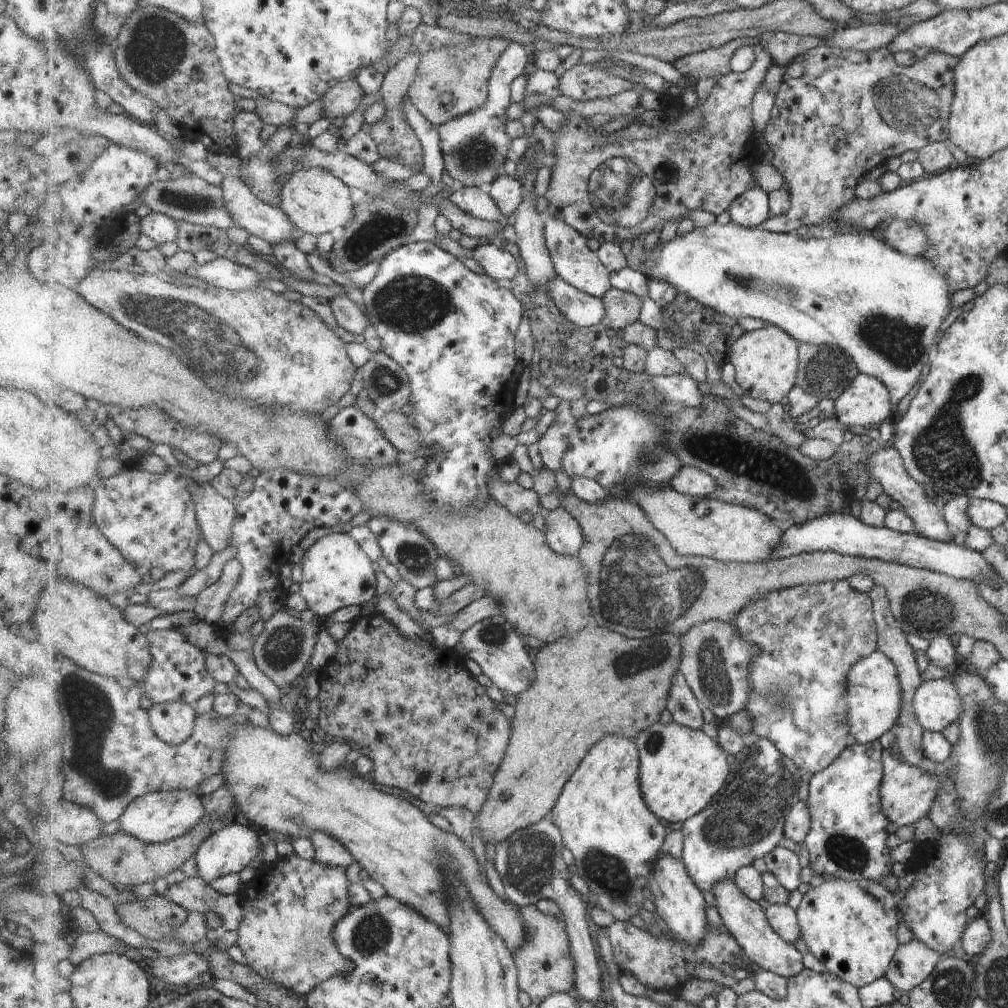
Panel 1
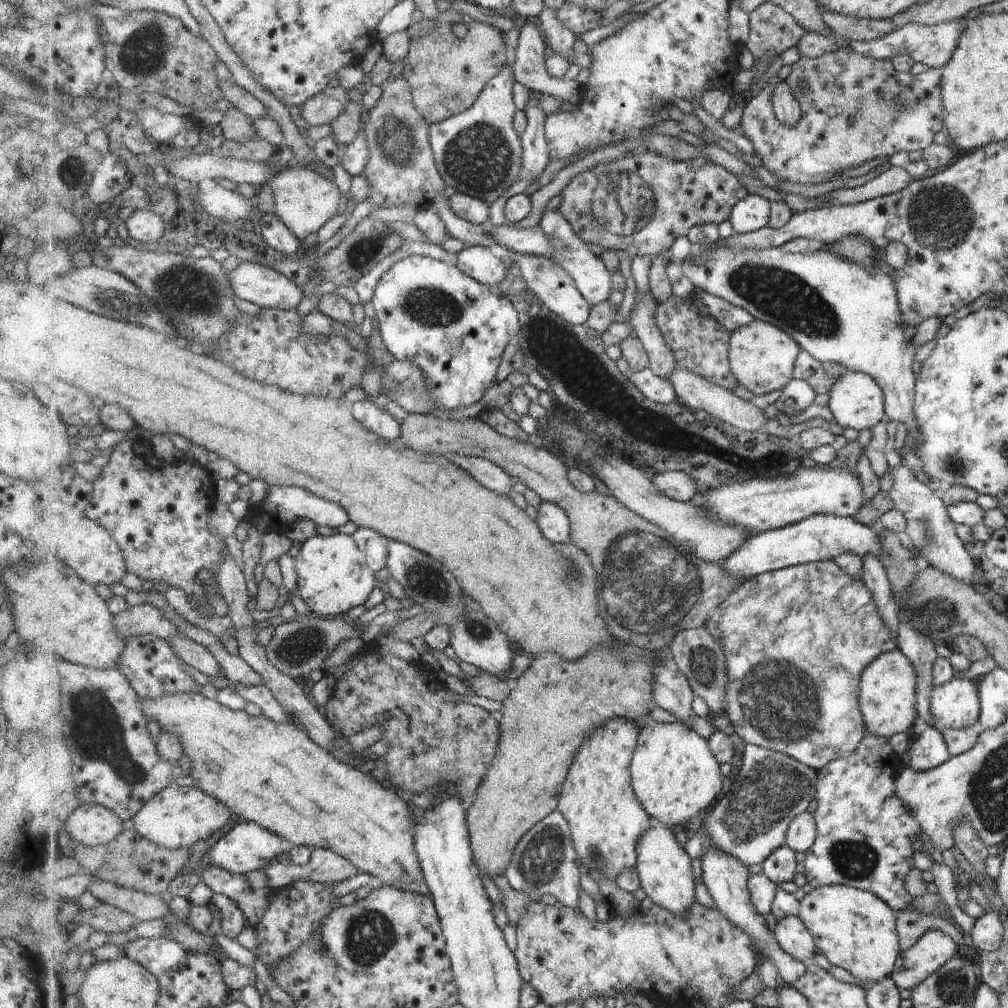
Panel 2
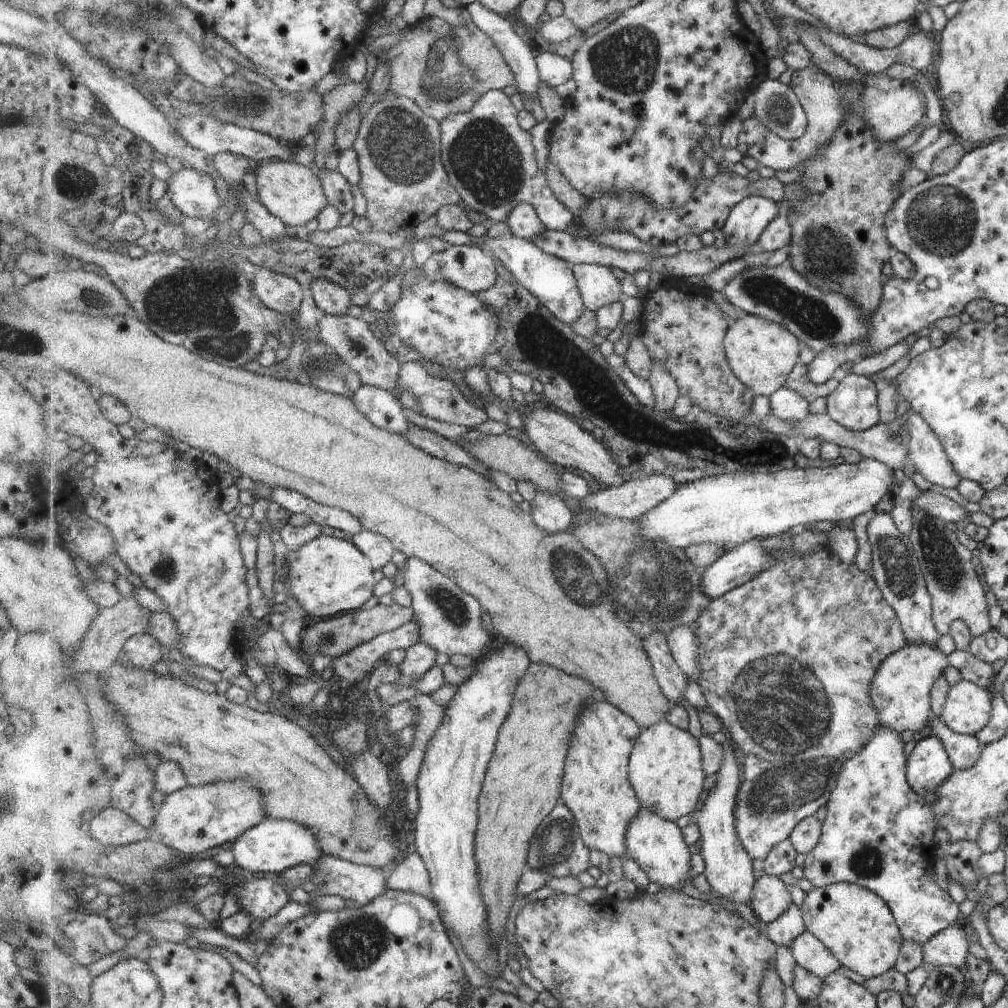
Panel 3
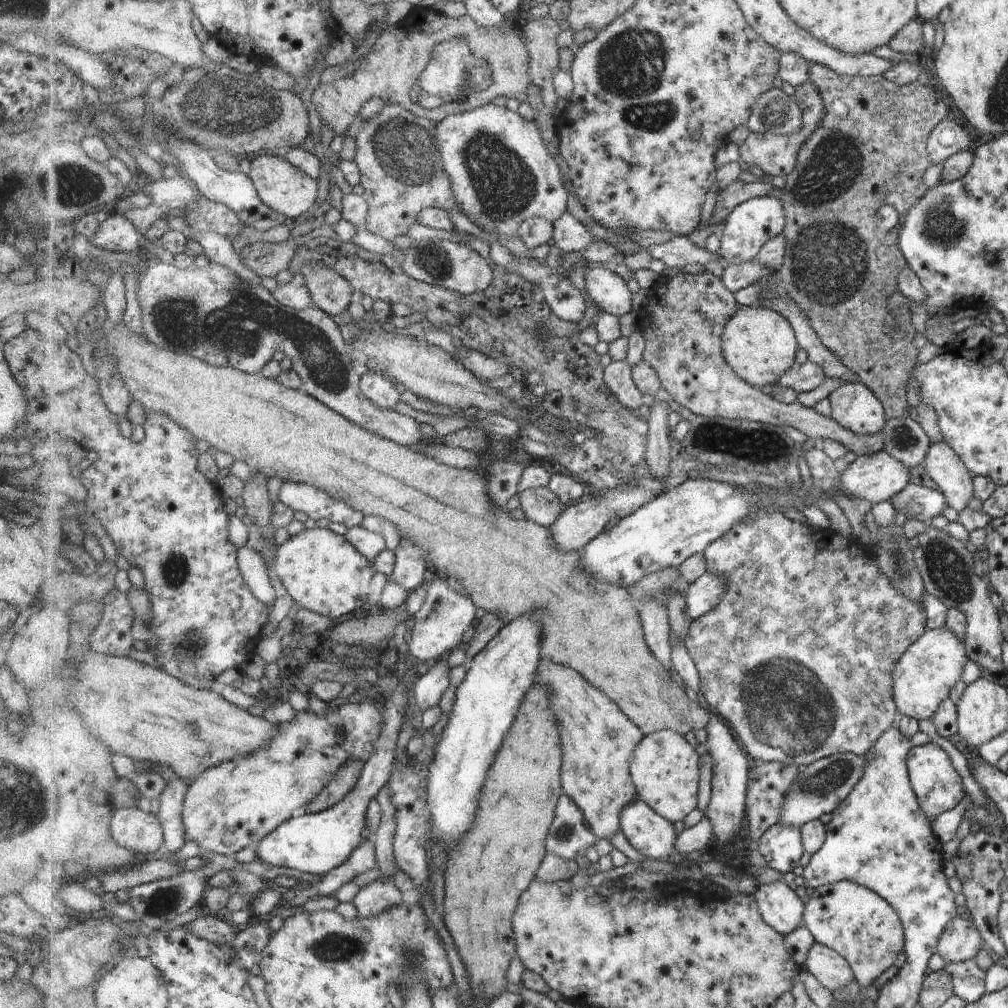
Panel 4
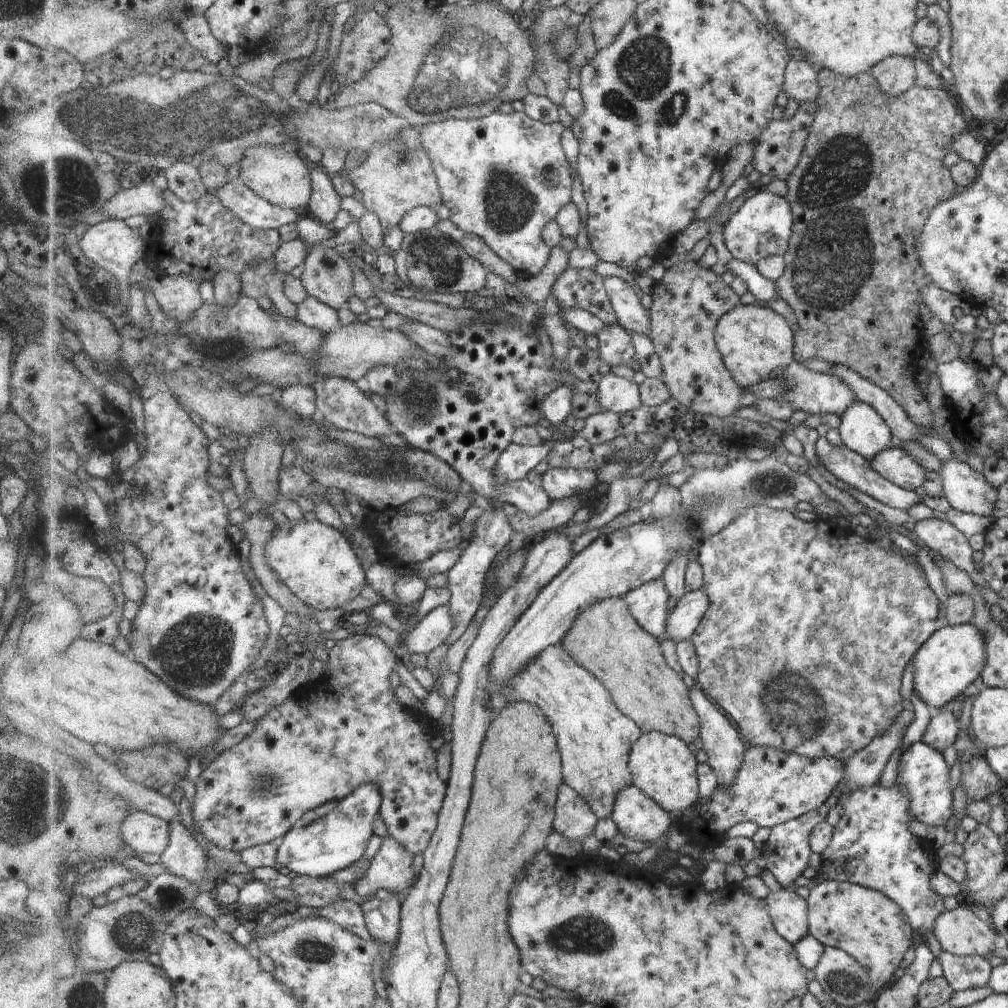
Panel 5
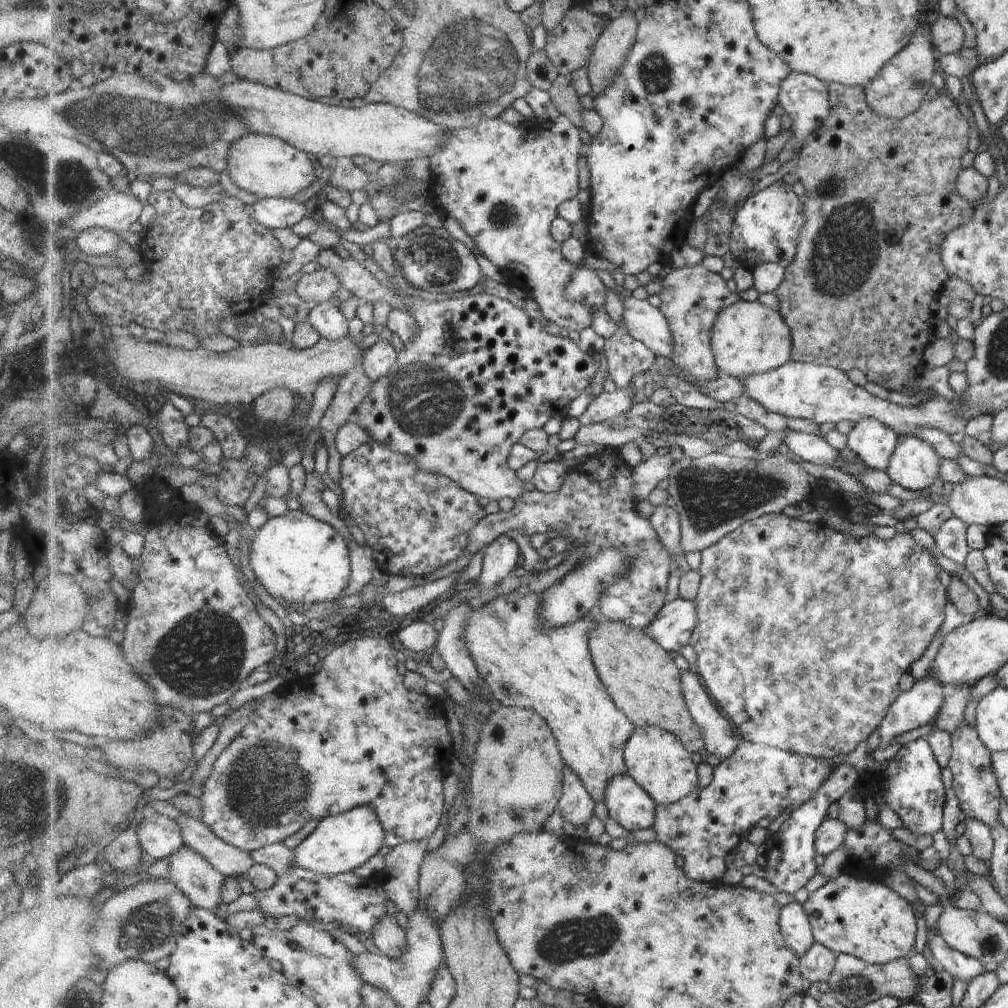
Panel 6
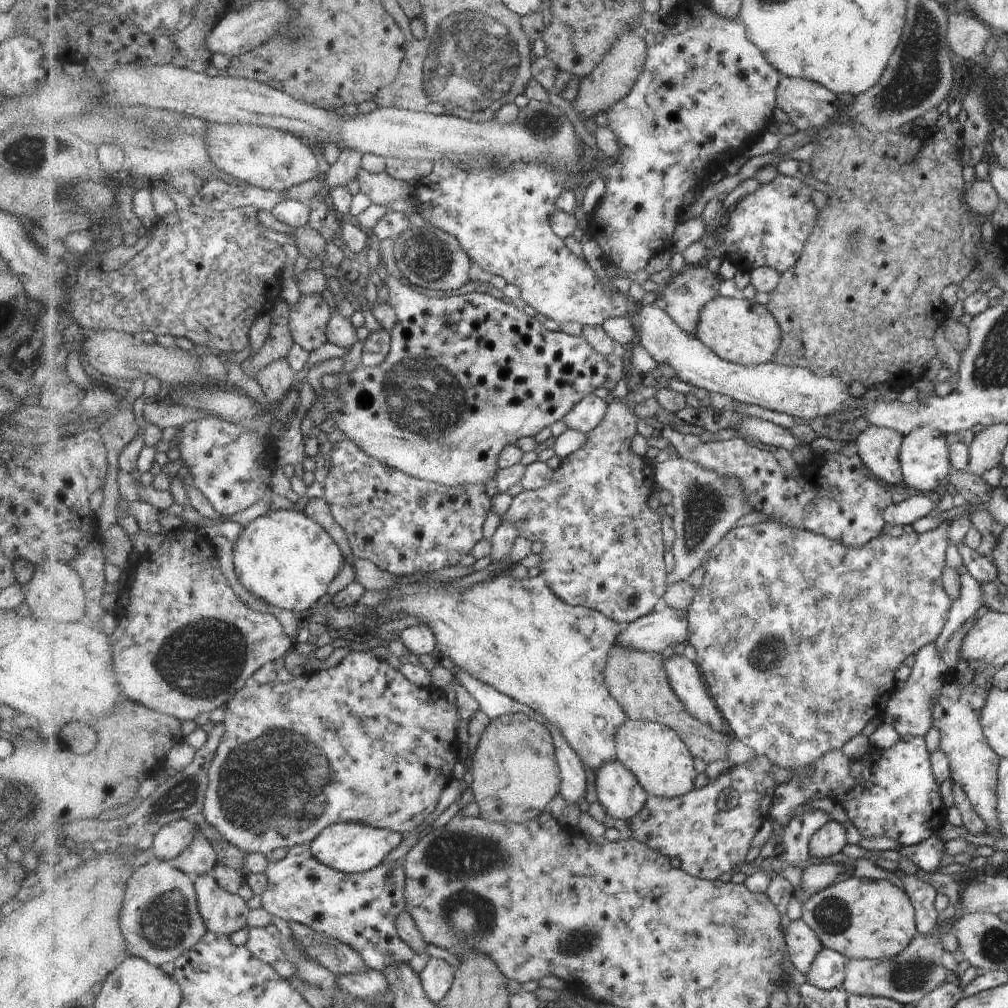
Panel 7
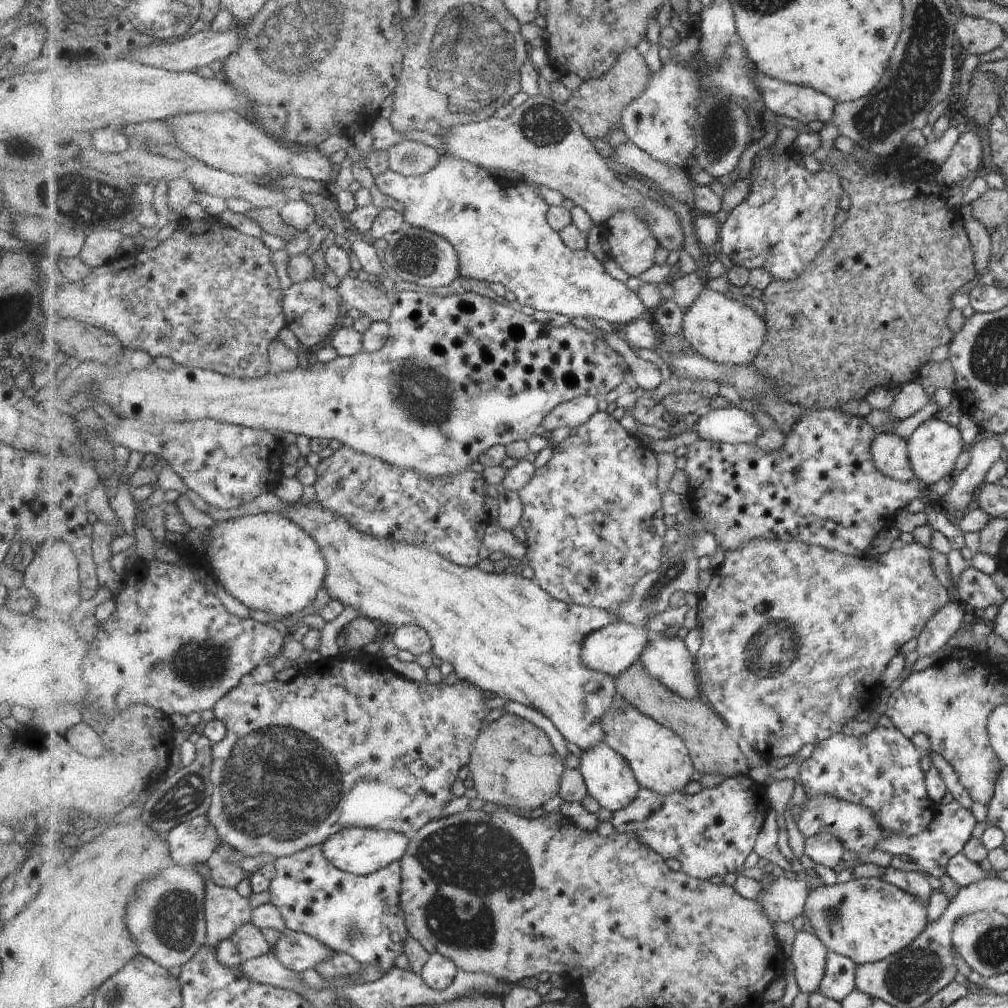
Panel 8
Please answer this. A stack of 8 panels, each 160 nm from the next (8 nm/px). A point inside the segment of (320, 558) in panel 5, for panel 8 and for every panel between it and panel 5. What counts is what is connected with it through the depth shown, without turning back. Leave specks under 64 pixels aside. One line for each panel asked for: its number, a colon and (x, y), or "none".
6: (296, 557)
7: (285, 558)
8: (267, 562)

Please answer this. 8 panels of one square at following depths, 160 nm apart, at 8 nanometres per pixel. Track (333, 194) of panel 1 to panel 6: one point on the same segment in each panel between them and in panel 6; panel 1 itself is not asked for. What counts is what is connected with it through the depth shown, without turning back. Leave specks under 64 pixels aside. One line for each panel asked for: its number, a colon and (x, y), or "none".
2: (304, 201)
3: (292, 192)
4: (281, 185)
5: (276, 173)
6: (268, 166)

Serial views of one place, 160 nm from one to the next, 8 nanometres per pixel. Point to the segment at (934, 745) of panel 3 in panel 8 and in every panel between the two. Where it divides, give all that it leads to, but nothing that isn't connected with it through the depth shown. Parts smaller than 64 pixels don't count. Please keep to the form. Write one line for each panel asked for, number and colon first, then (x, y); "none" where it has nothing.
4: (937, 788)
5: (921, 772)
6: (912, 788)
7: (890, 792)
8: (880, 769)

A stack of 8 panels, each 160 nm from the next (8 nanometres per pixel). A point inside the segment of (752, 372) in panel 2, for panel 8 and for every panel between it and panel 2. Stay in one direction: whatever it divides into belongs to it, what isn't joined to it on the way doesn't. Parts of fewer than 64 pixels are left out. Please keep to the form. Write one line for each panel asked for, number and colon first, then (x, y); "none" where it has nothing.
3: (762, 353)
4: (760, 344)
5: (757, 344)
6: (747, 338)
7: (745, 332)
8: (724, 330)

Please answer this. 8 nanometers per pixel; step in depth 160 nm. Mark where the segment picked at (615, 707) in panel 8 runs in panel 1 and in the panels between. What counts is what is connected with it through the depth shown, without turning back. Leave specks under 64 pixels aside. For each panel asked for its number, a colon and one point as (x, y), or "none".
1: (682, 769)
2: (675, 775)
3: (666, 768)
4: (665, 768)
5: (662, 767)
6: (658, 760)
7: (657, 754)

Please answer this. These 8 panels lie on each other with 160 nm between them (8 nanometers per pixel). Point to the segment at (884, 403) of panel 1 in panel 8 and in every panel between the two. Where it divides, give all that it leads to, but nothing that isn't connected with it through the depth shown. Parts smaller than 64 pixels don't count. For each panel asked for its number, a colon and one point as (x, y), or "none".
2: (857, 402)
3: (854, 405)
4: (854, 406)
5: (862, 430)
6: (874, 443)
7: (878, 447)
8: (888, 451)

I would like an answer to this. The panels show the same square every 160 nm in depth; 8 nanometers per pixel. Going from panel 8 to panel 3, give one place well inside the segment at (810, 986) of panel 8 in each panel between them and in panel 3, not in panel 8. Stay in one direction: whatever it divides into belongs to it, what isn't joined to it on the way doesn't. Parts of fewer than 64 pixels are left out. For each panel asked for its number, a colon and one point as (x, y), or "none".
3: (771, 899)
4: (781, 906)
5: (789, 912)
6: (795, 925)
7: (803, 944)

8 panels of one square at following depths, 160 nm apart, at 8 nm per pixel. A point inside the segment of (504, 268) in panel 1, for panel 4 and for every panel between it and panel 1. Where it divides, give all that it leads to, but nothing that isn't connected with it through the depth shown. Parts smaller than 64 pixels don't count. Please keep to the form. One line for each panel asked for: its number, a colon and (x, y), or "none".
2: (480, 263)
3: (472, 269)
4: (455, 266)

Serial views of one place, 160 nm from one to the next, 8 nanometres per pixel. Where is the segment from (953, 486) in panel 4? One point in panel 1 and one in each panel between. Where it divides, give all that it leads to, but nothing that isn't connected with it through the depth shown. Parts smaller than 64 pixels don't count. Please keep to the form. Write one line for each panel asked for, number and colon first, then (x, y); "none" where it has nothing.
1: (882, 308)
2: (837, 311)
3: (926, 454)

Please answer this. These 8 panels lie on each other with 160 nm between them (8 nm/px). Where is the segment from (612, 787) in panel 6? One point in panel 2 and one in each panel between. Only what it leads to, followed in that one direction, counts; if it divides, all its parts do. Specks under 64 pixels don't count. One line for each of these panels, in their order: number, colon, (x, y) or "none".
2: (664, 868)
3: (656, 844)
4: (653, 835)
5: (638, 817)

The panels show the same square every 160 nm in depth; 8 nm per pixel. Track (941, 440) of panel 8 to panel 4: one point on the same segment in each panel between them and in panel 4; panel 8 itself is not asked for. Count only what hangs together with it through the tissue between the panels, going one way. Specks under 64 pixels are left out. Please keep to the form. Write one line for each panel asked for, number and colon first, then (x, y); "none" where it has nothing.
4: (875, 477)
5: (895, 464)
6: (914, 465)
7: (923, 455)

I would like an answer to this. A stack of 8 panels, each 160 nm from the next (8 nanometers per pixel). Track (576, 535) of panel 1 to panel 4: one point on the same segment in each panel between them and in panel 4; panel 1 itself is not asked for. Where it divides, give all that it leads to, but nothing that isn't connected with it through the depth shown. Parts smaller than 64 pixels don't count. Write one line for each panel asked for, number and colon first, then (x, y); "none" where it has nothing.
2: (555, 525)
3: (550, 511)
4: (540, 505)

